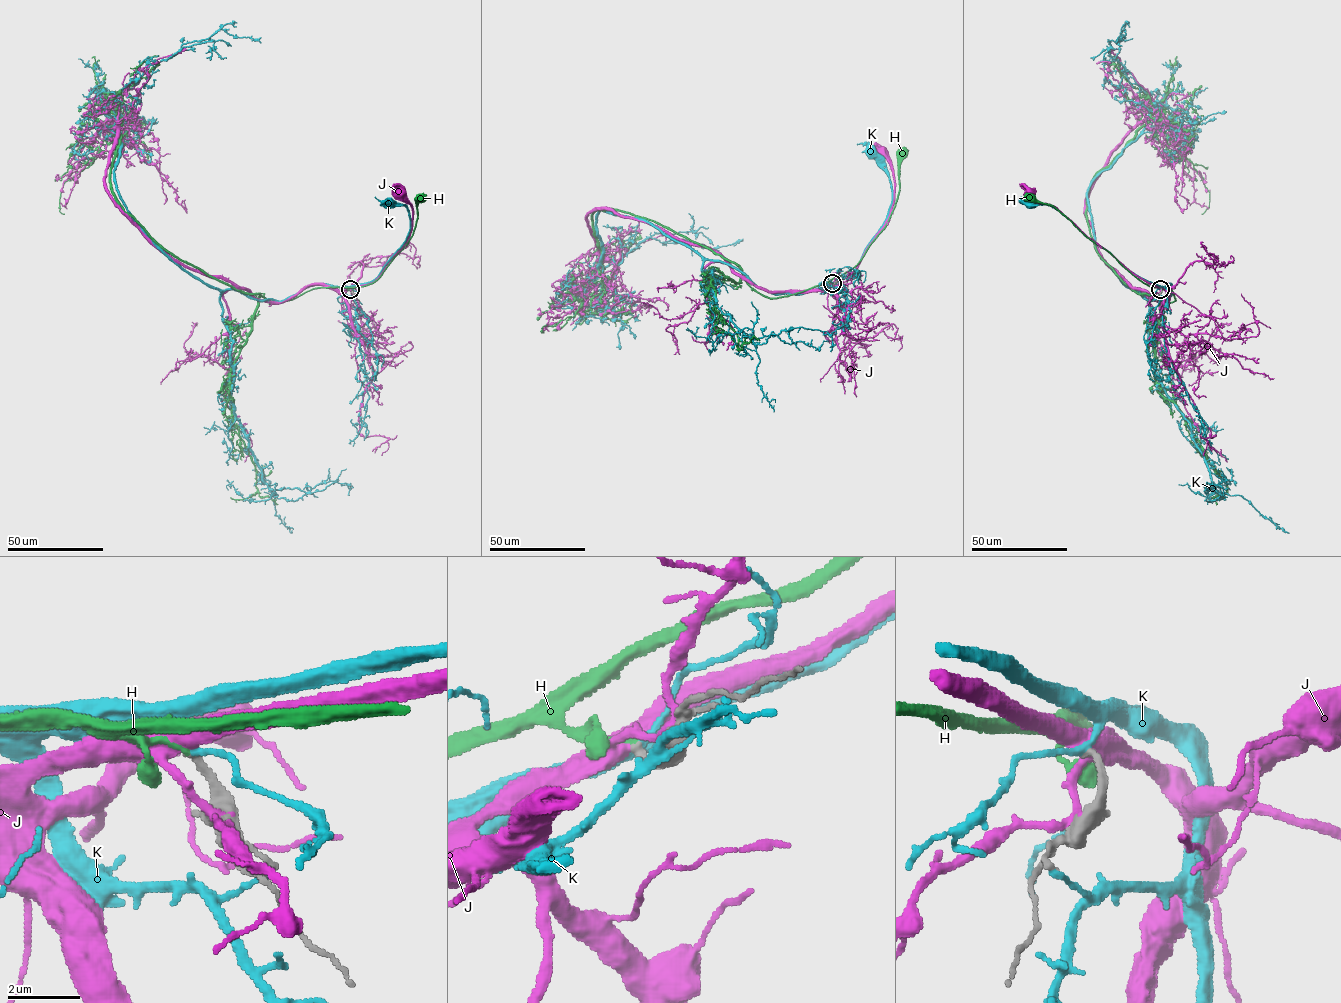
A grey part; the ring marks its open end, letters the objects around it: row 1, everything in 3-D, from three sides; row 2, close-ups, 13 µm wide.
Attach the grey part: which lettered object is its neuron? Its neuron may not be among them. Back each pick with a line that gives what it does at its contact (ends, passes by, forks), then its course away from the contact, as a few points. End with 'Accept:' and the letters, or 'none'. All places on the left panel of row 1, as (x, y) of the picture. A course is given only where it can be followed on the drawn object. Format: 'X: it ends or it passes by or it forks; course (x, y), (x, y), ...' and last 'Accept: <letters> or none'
H: it ends; course (350, 288), (372, 283), (405, 246), (417, 219), (417, 201), (421, 196)
Accept: H

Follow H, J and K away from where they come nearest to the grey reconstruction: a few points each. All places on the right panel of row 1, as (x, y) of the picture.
H: (1160, 288), (1144, 283), (1052, 206), (1034, 201), (1030, 196)
J: (1160, 288), (1135, 275), (1058, 210), (1039, 203), (1030, 194)
K: (1161, 288), (1134, 274), (1053, 208), (1031, 204)

